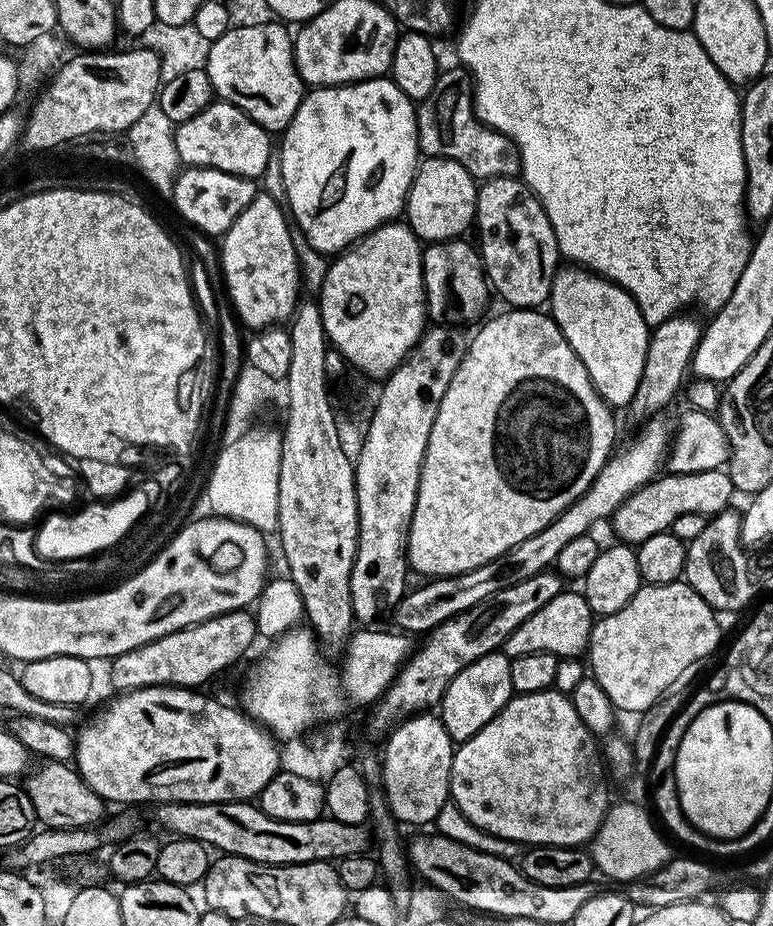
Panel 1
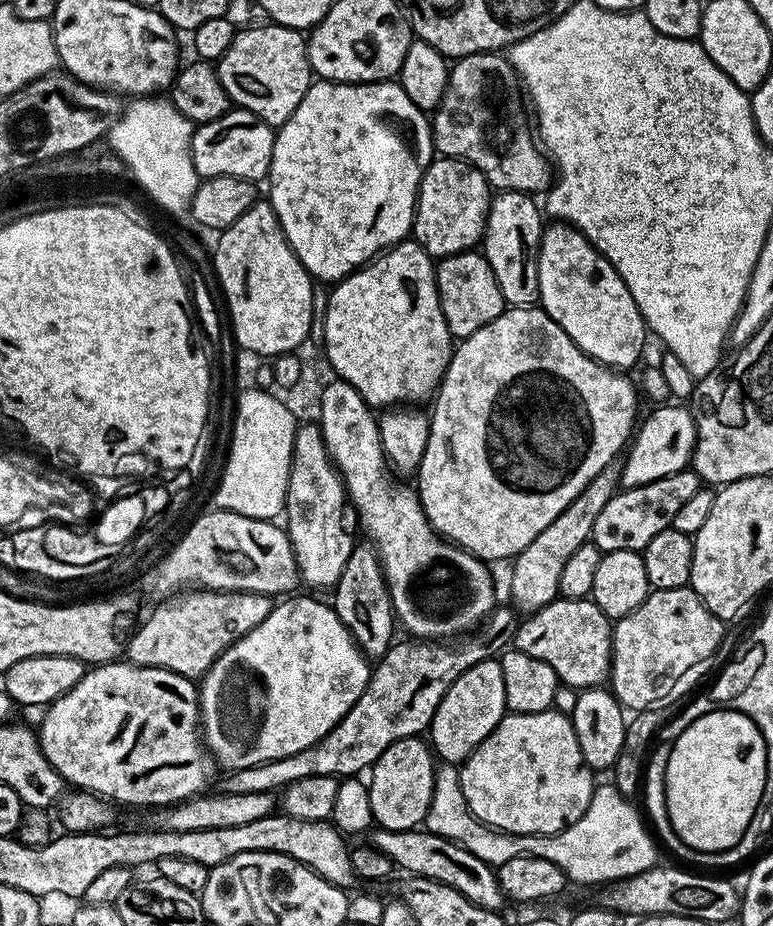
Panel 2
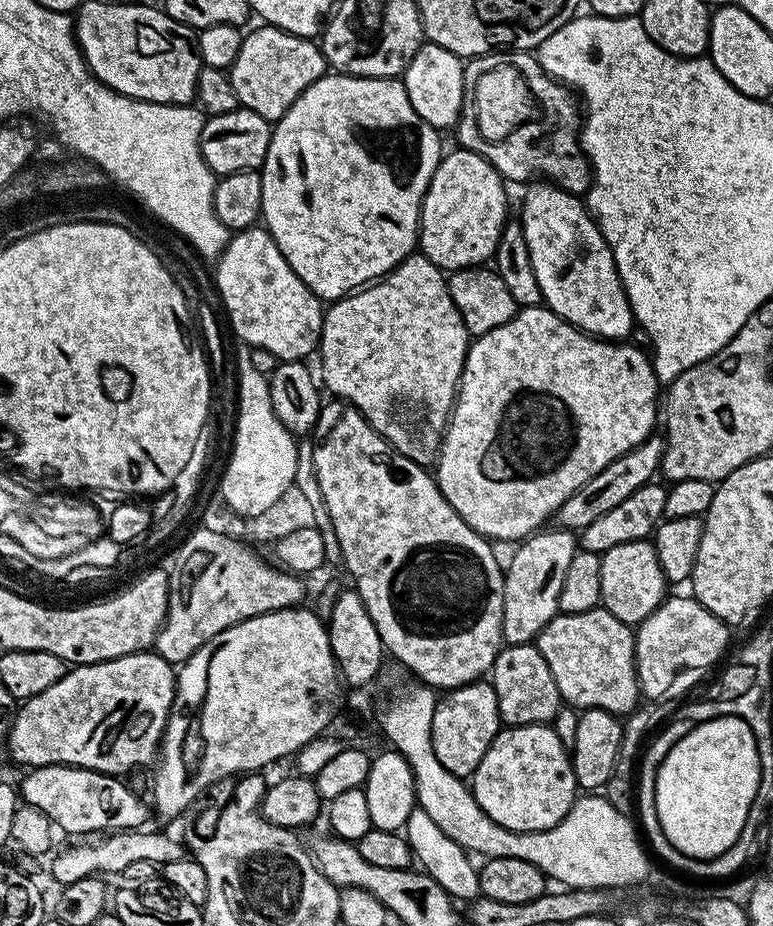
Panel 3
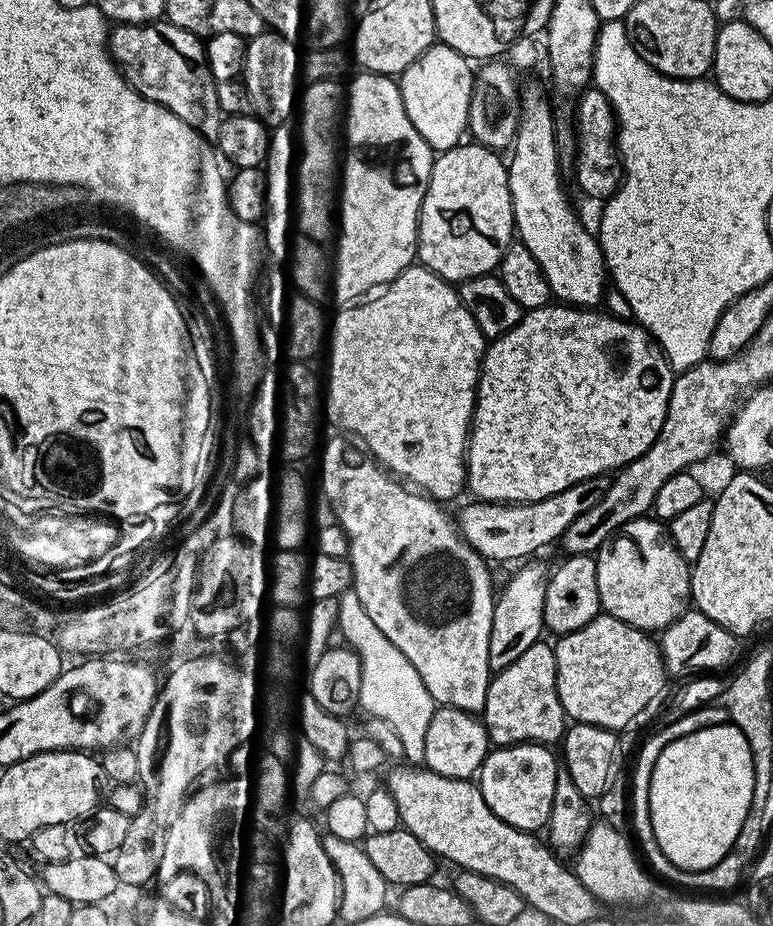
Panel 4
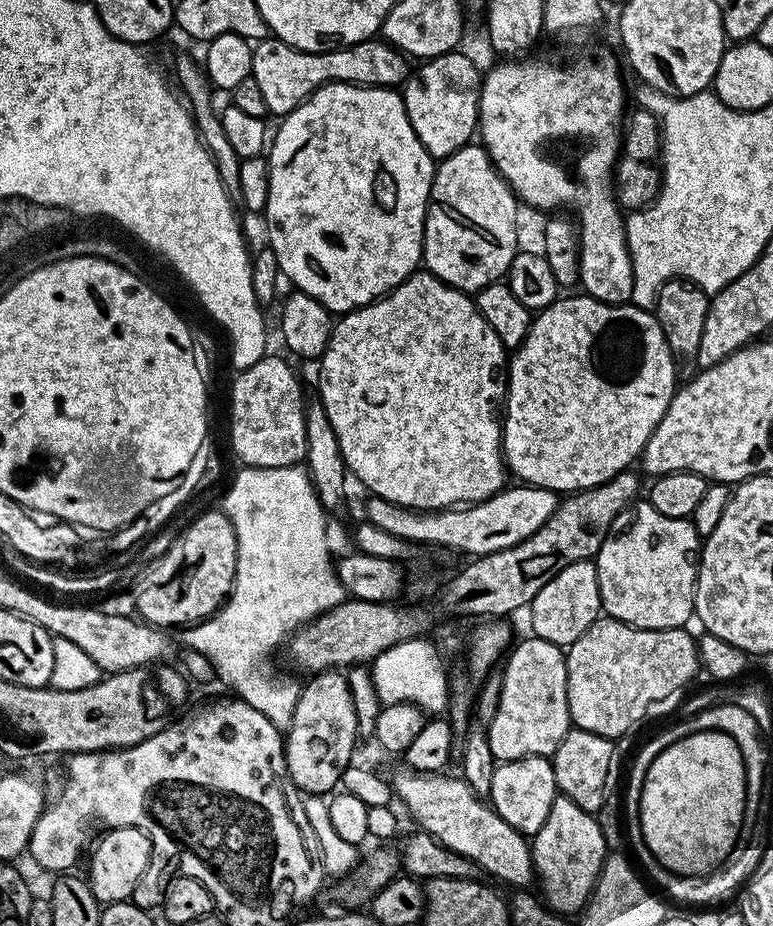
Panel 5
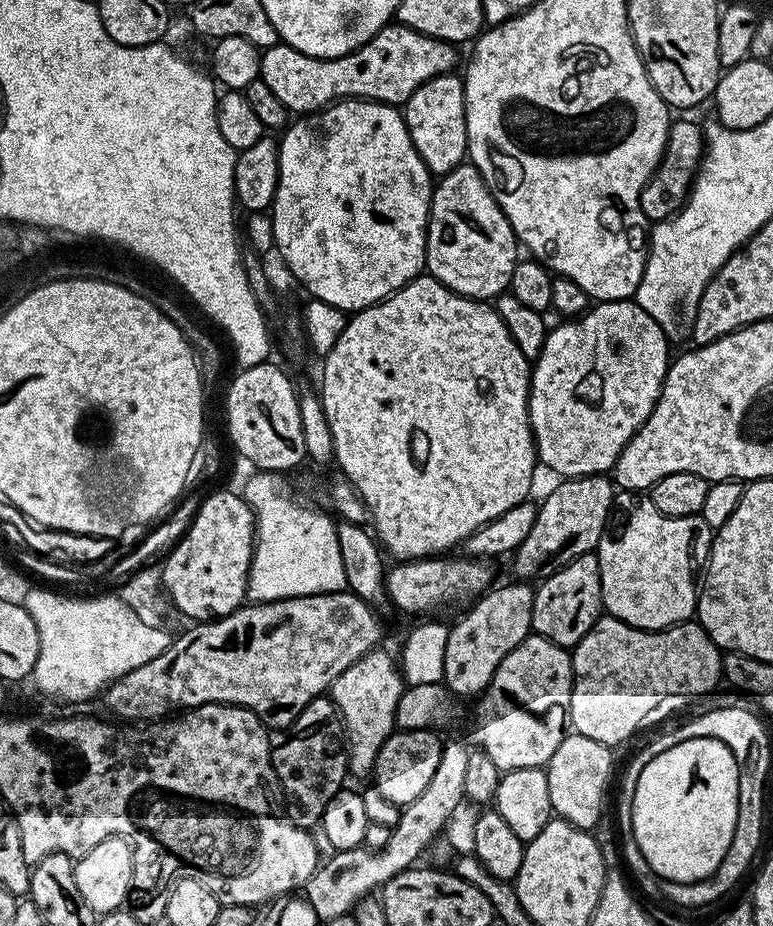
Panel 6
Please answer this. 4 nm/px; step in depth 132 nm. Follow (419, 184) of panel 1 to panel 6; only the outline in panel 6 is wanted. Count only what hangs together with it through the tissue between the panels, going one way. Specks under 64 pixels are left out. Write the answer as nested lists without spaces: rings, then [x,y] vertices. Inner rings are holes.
[[[462,162],[439,177],[432,189],[432,213],[428,216],[426,268],[430,275],[461,296],[495,298],[511,285],[512,271],[518,263],[516,248],[518,249],[516,234],[506,214],[492,196],[482,174],[471,162]]]

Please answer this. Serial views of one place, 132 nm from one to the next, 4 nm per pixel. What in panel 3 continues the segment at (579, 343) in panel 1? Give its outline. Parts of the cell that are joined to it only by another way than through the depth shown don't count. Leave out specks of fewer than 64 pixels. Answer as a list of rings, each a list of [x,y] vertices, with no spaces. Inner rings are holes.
[[[536,183],[524,196],[524,209],[518,223],[524,230],[526,250],[530,250],[530,262],[534,266],[534,278],[538,278],[543,303],[589,336],[627,341],[634,329],[632,307],[618,278],[610,246],[606,238],[602,238],[592,213],[581,197],[572,196],[557,184]]]

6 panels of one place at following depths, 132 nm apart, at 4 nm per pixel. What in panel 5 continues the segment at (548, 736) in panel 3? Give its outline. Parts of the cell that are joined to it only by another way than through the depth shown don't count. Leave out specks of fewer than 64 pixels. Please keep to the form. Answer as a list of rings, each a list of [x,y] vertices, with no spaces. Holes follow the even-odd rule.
[[[523,756],[517,760],[497,763],[490,782],[490,803],[498,815],[514,830],[531,838],[542,829],[551,803],[558,795],[551,759],[547,756]]]

